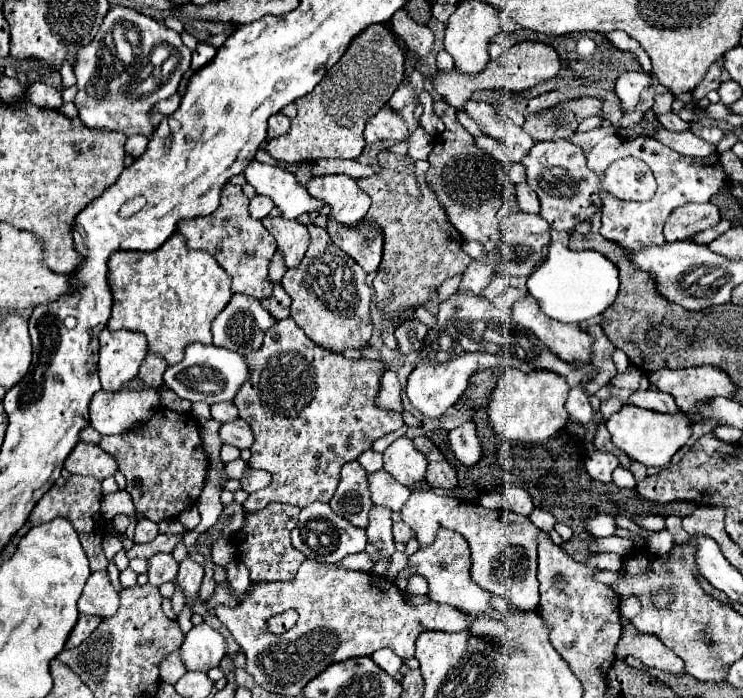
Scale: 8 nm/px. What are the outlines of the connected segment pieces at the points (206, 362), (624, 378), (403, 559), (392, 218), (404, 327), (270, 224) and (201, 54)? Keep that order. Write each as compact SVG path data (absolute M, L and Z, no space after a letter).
M189 344L185 348L185 358L175 364L169 366L165 370L163 382L179 396L191 402L231 402L239 390L239 386L247 380L247 364L243 364L243 356L235 354L233 350L227 348L217 348L213 344Z
M627 370L625 374L617 374L613 380L611 380L613 386L617 388L629 388L633 392L637 390L647 390L649 388L649 382L647 382L647 376L641 372L641 370Z
M395 552L395 554L391 556L391 568L389 568L389 572L387 572L385 578L391 578L391 580L393 580L393 578L397 576L397 572L407 566L407 562L409 562L409 556L407 556L405 552Z
M381 150L377 154L377 160L383 172L371 178L359 178L357 182L359 188L373 200L365 218L377 220L385 238L383 260L373 280L373 288L379 306L383 306L385 310L385 322L389 322L389 318L395 316L399 310L423 306L431 298L431 292L437 290L445 278L463 273L472 258L463 252L463 238L447 220L439 200L425 184L425 172L429 168L429 162L417 160L411 164L417 178L417 186L423 194L421 198L413 198L407 194L405 188L409 162L393 150Z
M409 320L409 322L403 322L395 328L395 338L397 338L399 350L403 354L417 352L423 344L425 334L427 334L427 326L419 320Z
M265 216L263 226L273 234L277 242L277 250L283 252L287 268L295 268L301 264L305 250L309 246L309 232L307 228L297 222L297 220L287 220L287 218L269 218Z
M199 44L197 48L195 48L195 52L193 52L193 60L191 60L191 70L199 70L199 68L203 68L207 62L211 62L211 58L215 56L215 48L213 46L209 46L209 44Z

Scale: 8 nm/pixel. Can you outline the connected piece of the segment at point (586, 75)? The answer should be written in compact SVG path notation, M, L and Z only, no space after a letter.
M517 30L511 34L511 38L515 42L521 40L537 40L537 42L545 42L551 44L559 56L561 56L561 74L557 74L555 78L541 82L539 86L523 92L523 98L531 98L531 96L539 96L543 92L551 92L551 90L563 90L563 88L575 88L575 86L599 86L605 90L615 88L615 80L619 78L619 74L627 72L627 70L641 70L637 58L631 52L623 52L619 48L615 48L603 34L599 32L579 32L579 34L563 34L563 36L547 36L547 34L539 34L539 32L531 32L531 30Z

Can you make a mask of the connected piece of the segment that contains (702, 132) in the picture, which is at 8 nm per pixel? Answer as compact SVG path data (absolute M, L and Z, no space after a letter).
M689 124L689 130L695 134L695 136L699 136L699 138L703 138L703 140L707 140L707 142L711 142L711 144L719 144L719 140L723 138L723 130L719 130L719 128L703 128L703 126L699 126L699 124Z

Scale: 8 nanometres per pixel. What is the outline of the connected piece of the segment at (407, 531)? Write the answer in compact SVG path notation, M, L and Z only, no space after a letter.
M405 522L393 524L393 538L395 538L395 542L407 542L413 536L415 536L415 532Z

